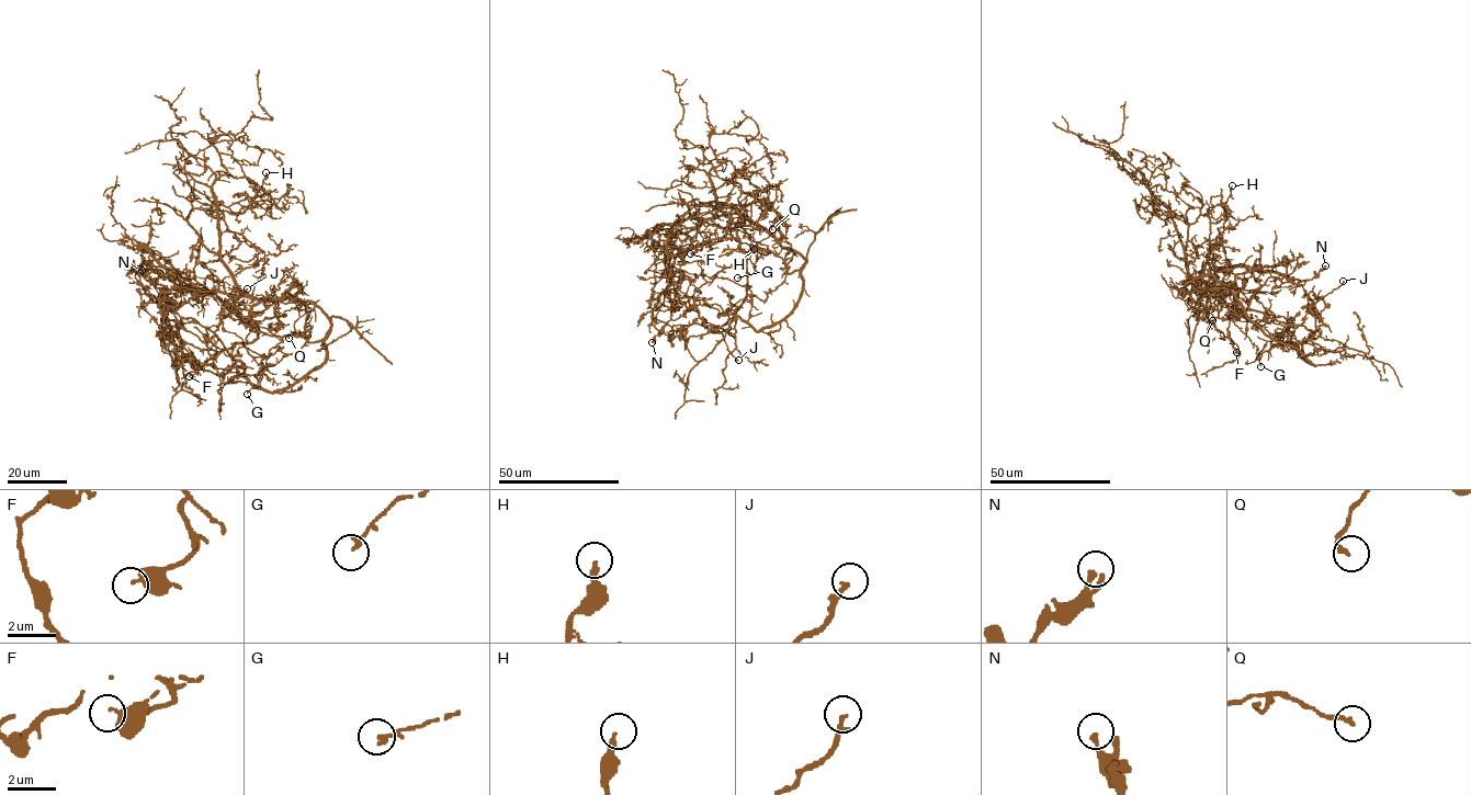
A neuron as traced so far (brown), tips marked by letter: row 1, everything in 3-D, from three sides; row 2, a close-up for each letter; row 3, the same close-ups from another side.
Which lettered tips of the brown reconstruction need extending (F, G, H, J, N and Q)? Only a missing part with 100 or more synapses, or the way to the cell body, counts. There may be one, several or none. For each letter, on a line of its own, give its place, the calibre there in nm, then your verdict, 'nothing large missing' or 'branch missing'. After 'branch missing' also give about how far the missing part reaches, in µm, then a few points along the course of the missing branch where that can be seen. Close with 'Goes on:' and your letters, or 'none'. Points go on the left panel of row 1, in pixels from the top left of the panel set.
F: (189, 376) | 320 nm | nothing large missing
G: (247, 394) | 180 nm | nothing large missing
H: (266, 172) | 240 nm | nothing large missing
J: (247, 288) | 200 nm | nothing large missing
N: (142, 270) | 180 nm | nothing large missing
Q: (289, 338) | 190 nm | nothing large missing
Goes on: none

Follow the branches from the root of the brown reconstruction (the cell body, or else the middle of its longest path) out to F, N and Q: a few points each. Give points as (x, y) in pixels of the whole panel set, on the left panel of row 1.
F: (248, 315), (235, 296), (215, 292), (199, 291), (177, 306), (163, 307), (160, 328), (195, 365), (189, 376)
N: (248, 315), (246, 325), (249, 321), (256, 331), (204, 286), (187, 285), (184, 292), (159, 288), (142, 270)
Q: (248, 315), (246, 325), (296, 306), (296, 333), (289, 338)

